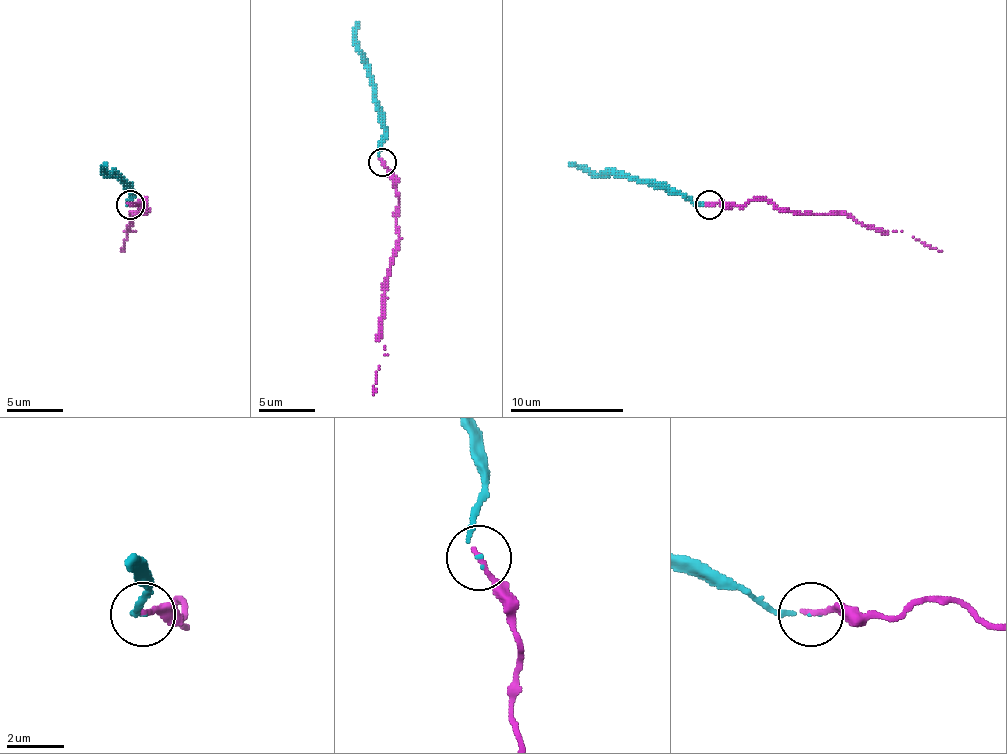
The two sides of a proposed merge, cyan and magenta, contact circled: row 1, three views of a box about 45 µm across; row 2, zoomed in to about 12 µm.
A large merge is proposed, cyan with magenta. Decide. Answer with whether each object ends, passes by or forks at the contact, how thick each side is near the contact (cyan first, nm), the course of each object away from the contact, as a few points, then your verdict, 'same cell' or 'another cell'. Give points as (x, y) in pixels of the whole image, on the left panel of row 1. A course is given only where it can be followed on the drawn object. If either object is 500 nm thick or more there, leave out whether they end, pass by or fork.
cyan ends there; magenta ends there; 90 nm thick on the cyan side, 200 nm on the other; cyan runs (129, 205), (127, 205), (132, 194), (118, 177), (104, 168), (107, 163); magenta runs (129, 205), (144, 205), (147, 200), (141, 214), (132, 214), (127, 231), (132, 231), (121, 251); same cell

